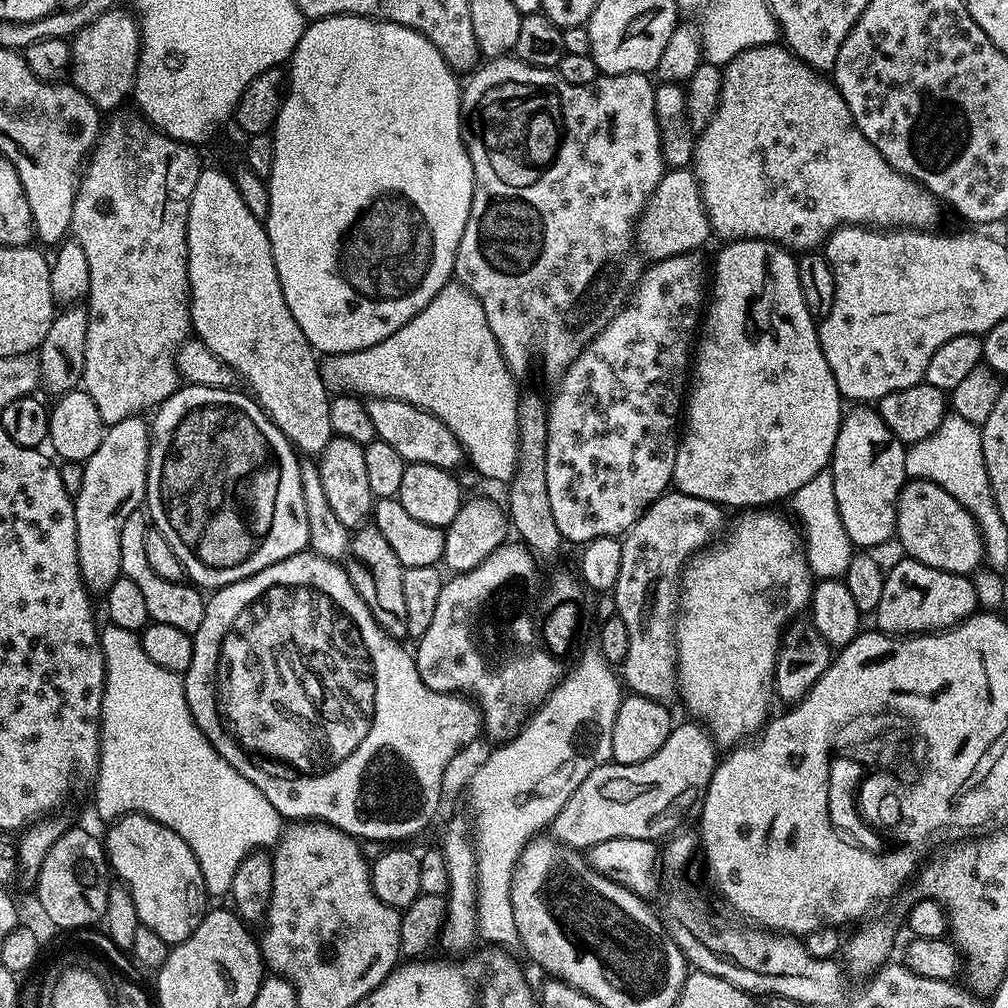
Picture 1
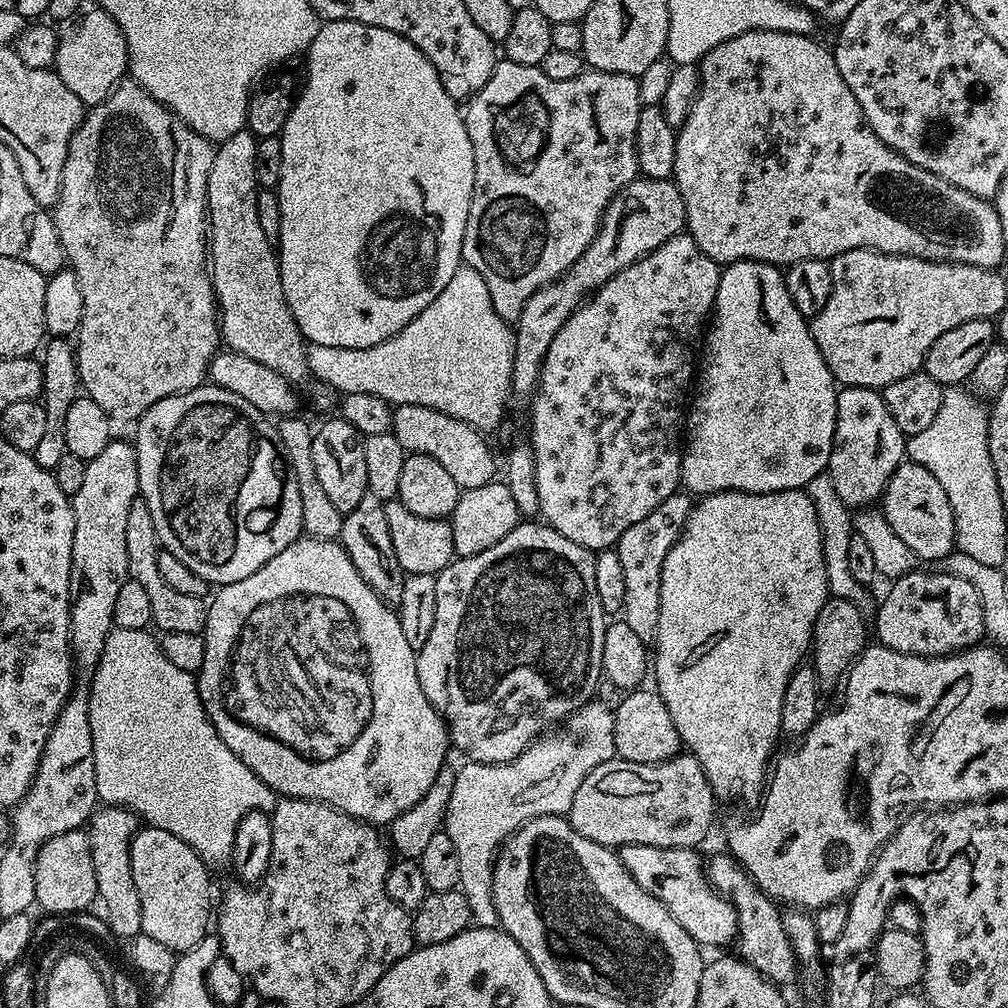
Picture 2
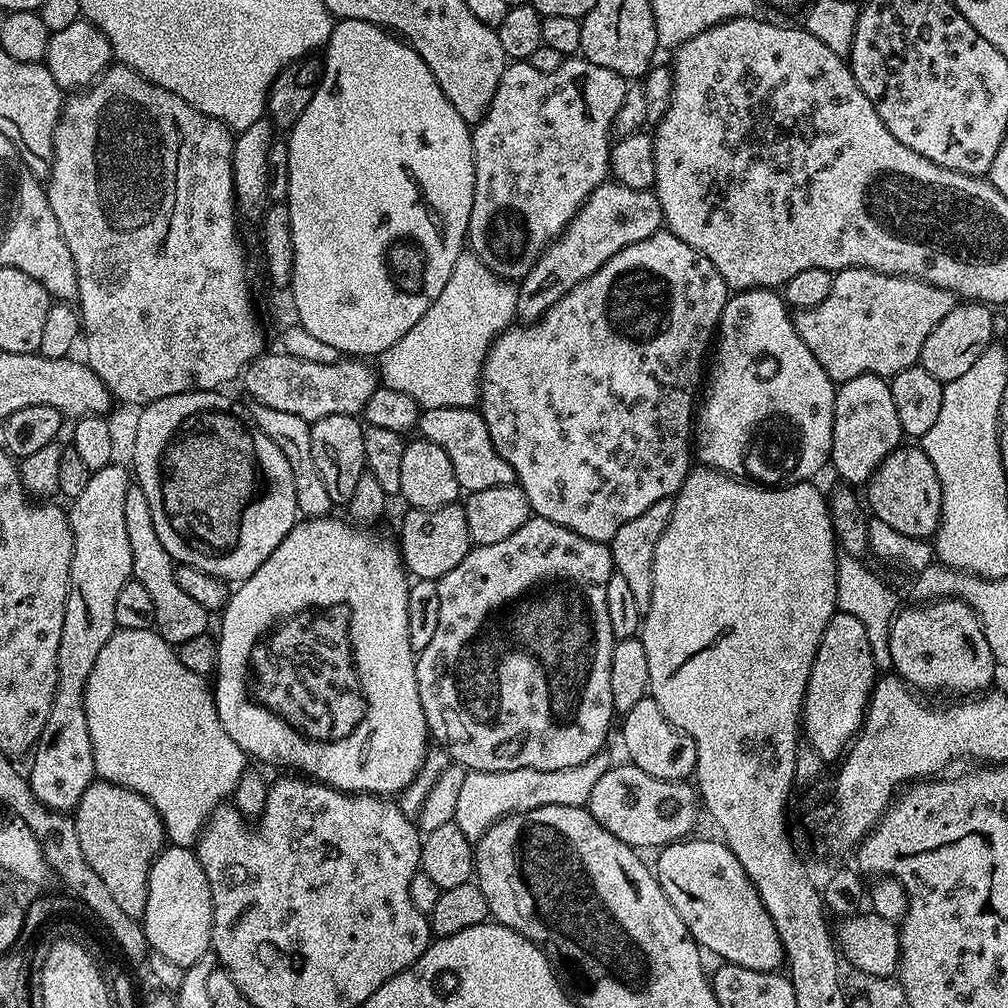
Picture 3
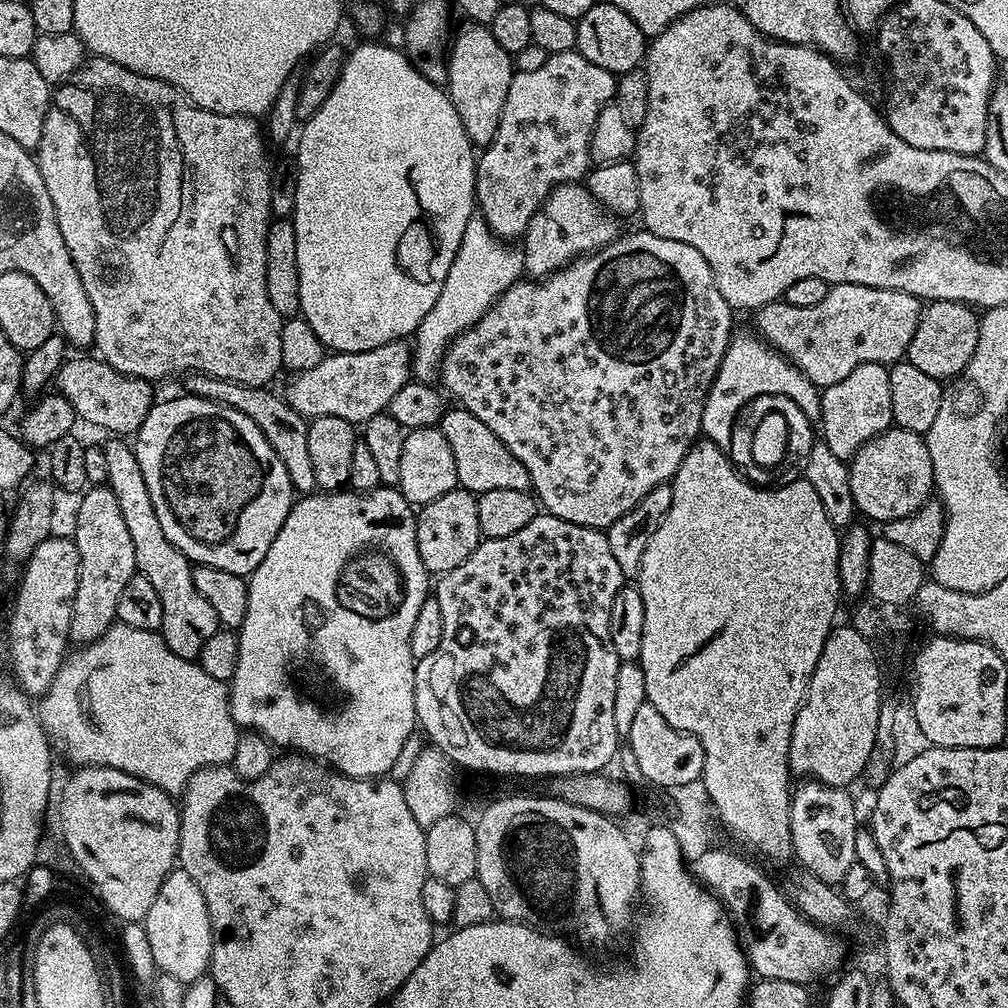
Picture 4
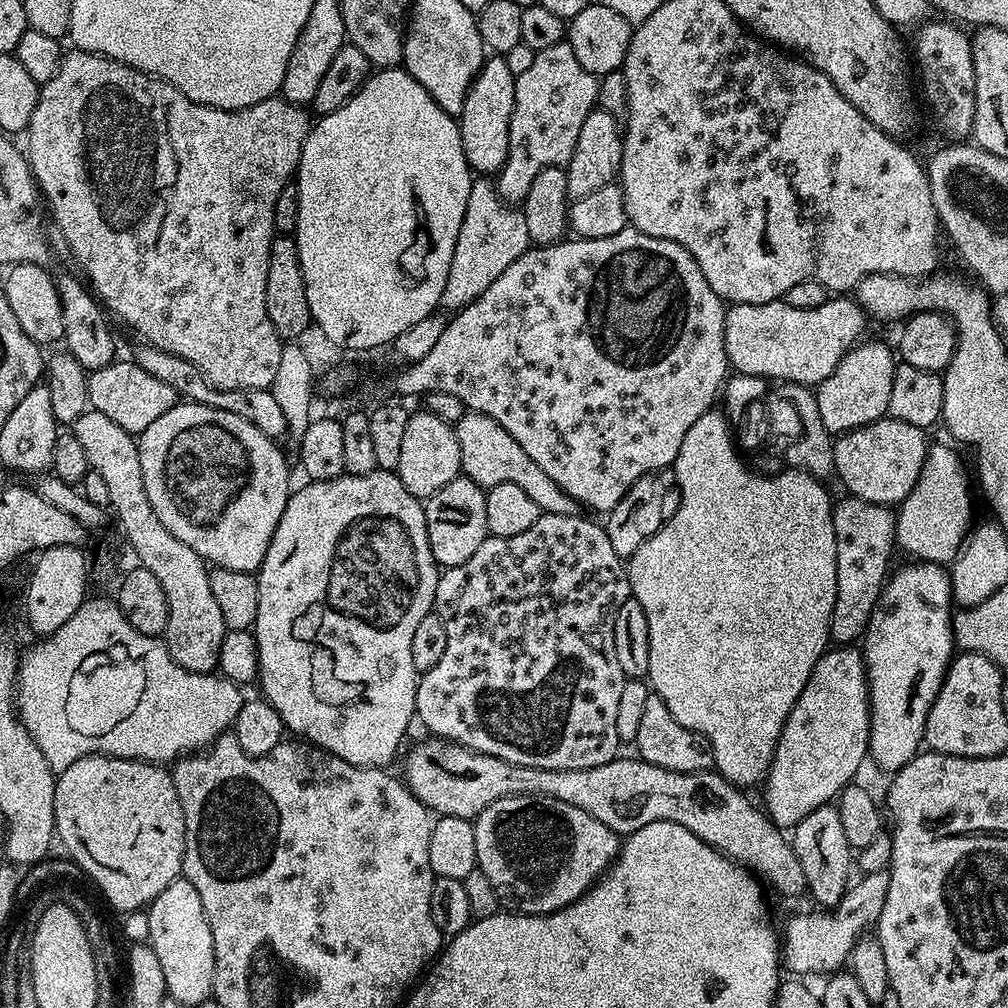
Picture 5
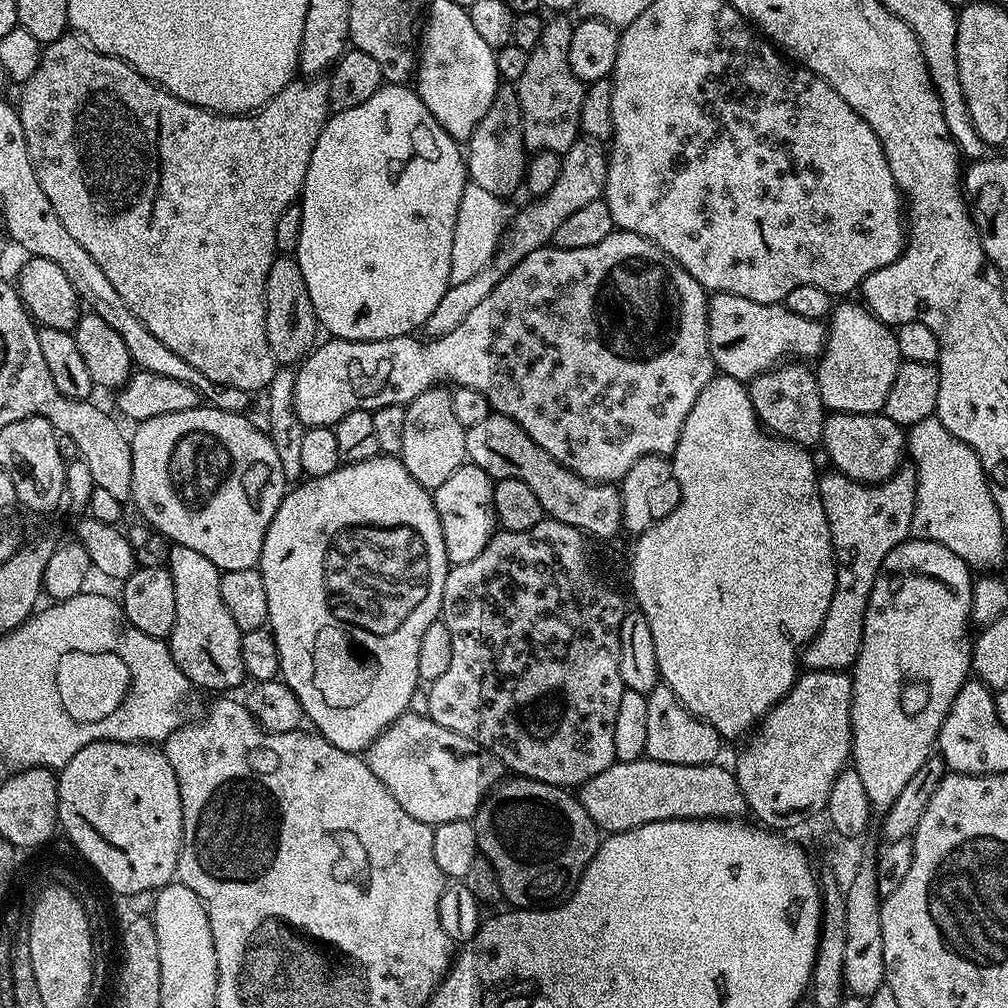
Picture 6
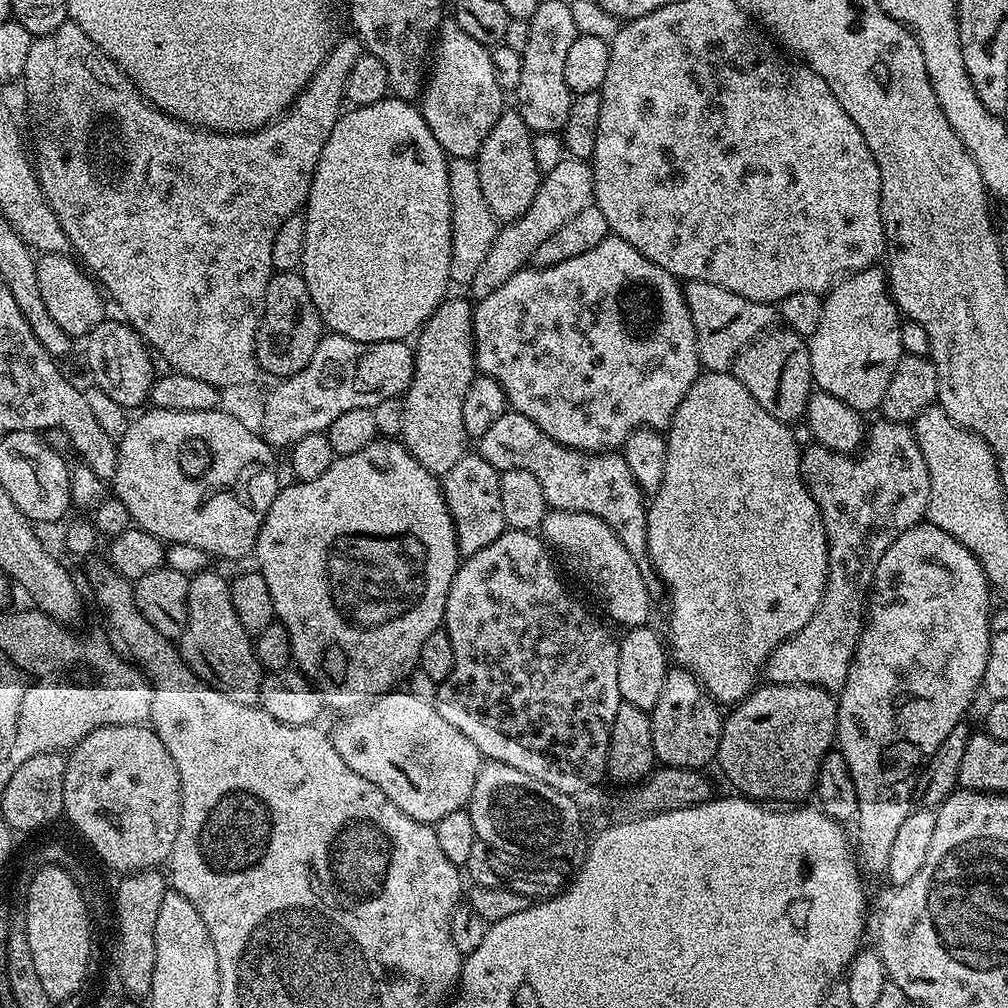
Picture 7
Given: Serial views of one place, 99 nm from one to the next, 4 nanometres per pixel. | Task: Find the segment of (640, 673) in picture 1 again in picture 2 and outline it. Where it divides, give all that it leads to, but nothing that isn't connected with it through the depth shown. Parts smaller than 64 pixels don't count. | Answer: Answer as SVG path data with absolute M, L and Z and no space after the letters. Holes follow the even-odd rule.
M678 490L666 502L654 506L642 522L634 522L622 534L622 538L615 544L618 558L622 562L622 571L626 577L626 598L622 618L646 642L656 639L658 614L660 613L660 591L662 590L662 562L666 562L666 554L676 545L676 539L684 529L688 515L692 513L694 500L687 491Z

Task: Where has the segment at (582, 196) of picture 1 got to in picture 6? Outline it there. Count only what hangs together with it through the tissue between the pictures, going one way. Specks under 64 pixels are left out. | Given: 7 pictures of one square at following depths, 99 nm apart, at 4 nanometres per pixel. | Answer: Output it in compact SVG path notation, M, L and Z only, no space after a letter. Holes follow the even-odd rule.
M568 18L549 19L544 25L538 46L534 46L534 50L528 54L526 71L523 72L520 80L515 81L516 93L524 115L524 147L529 153L559 152L562 154L581 135L580 111L586 85L583 80L576 77L574 70L570 70L570 34L573 27L573 21L568 21Z

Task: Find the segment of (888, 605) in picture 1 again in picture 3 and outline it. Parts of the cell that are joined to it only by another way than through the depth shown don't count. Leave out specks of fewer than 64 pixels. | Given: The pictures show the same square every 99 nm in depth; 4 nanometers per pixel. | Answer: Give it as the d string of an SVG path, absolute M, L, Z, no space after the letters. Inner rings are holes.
M951 598L911 606L901 607L890 626L890 658L895 675L921 693L949 688L960 692L956 694L980 694L991 689L998 665L972 607L964 600Z

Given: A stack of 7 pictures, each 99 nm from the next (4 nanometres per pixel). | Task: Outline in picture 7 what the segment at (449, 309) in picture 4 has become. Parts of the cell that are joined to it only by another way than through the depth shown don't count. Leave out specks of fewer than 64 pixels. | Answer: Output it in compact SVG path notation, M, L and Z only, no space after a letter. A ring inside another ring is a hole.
M449 159L448 177L450 178L450 210L452 211L452 249L450 250L449 281L453 285L471 285L478 266L486 262L490 242L494 242L498 231L498 221L486 206L482 186L478 183L478 170L475 159Z

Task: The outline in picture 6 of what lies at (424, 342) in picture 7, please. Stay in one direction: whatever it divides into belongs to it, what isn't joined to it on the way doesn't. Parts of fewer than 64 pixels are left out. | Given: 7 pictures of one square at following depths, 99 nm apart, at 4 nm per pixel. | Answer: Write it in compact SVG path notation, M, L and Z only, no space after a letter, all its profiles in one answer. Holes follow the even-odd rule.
M447 387L426 389L406 405L406 427L399 460L410 470L410 478L423 488L434 490L468 460L466 430L454 414L452 393Z

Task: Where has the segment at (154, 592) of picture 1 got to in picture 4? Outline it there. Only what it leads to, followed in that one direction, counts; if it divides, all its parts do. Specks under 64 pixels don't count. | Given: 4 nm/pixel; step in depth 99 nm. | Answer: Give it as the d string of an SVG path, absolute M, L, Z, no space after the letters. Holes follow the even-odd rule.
M120 438L109 440L112 441L103 445L106 467L110 470L106 487L114 494L114 498L118 498L118 507L122 509L126 530L130 530L130 538L134 541L136 571L150 581L150 586L154 586L154 591L158 593L158 599L162 602L162 626L158 631L163 636L166 646L170 646L170 650L178 658L196 660L202 646L206 646L206 642L215 632L221 631L222 625L214 614L214 609L210 607L210 602L206 602L206 598L202 598L202 594L198 594L198 589L194 586L192 561L184 557L182 550L173 546L166 534L162 534L162 522L158 522L158 514L154 514L154 502L150 502L150 490L146 490L146 478L142 478L142 466L138 466L133 445Z

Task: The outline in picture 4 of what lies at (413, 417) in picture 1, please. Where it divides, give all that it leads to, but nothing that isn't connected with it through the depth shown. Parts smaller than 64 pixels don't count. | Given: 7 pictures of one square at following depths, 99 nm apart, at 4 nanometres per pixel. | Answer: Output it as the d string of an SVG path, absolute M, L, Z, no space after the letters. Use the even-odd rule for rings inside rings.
M452 406L444 413L438 425L442 438L446 438L450 450L454 454L454 470L458 470L456 479L459 487L467 492L481 493L486 490L522 490L531 489L532 483L526 474L526 466L502 446L502 442L486 426L486 422L478 422L474 414L470 414L464 408Z

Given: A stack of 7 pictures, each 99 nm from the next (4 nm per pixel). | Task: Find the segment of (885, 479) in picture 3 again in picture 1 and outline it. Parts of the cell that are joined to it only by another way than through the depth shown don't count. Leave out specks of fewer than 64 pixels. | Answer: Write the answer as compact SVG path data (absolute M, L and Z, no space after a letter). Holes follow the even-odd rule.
M909 479L900 491L896 500L895 539L900 540L911 559L959 576L975 573L984 560L984 544L980 541L975 518L957 500L950 498L942 486L929 480Z

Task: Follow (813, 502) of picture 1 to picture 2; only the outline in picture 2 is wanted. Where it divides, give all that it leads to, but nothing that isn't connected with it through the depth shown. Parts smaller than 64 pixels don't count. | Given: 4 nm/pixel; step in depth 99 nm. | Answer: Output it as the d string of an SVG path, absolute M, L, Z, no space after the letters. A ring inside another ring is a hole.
M826 474L815 476L806 486L808 497L814 502L814 510L818 514L818 522L824 539L824 561L828 575L828 591L837 600L848 600L851 604L864 606L868 600L869 589L860 584L850 574L850 538L852 535L860 536L866 541L870 554L874 558L877 577L886 578L891 582L900 576L917 571L918 557L894 530L890 530L890 522L886 522L883 511L860 510L855 513L856 528L852 528L852 516L848 505L838 498L838 490L834 490L834 482Z

